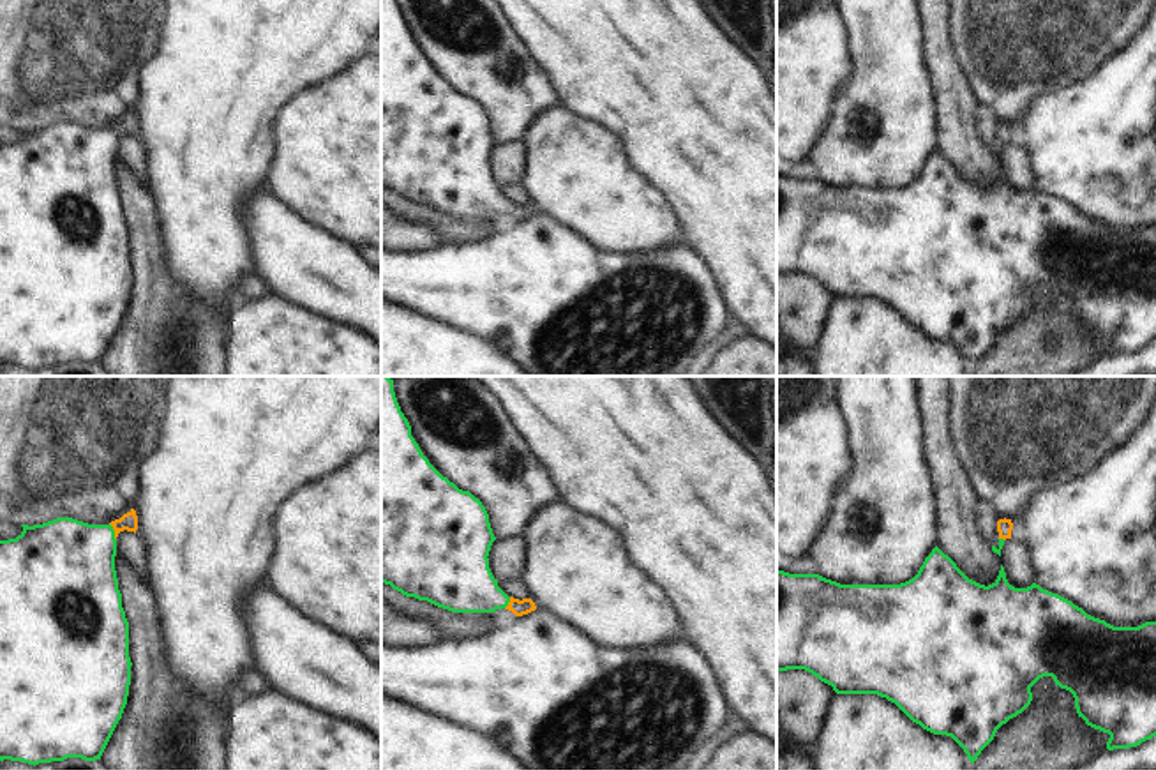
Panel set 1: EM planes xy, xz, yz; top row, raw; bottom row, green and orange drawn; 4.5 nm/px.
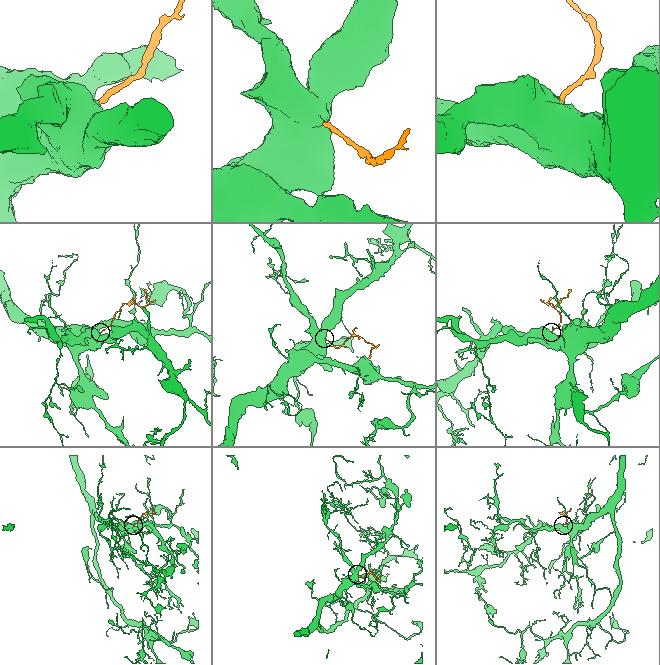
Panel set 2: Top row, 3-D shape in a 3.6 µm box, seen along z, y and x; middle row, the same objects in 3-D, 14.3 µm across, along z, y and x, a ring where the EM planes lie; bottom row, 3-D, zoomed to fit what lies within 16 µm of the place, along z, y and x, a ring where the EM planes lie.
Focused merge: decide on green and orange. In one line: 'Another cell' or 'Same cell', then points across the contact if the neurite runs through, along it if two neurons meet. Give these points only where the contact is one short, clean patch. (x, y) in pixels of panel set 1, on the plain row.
Same cell. Path across: xy (69, 168), (113, 136), (127, 126).

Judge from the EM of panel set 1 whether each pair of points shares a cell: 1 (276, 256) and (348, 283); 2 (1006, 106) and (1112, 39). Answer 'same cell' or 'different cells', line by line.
1: same cell
2: same cell

